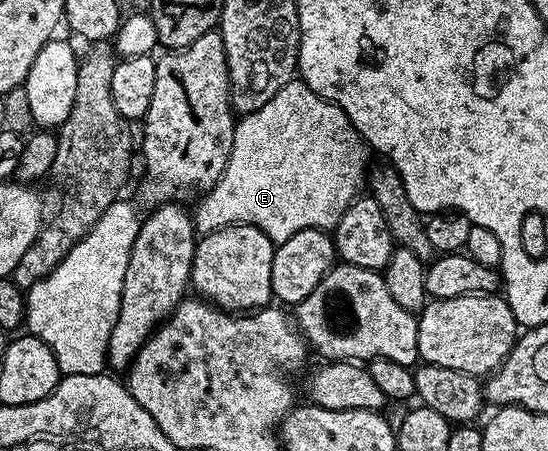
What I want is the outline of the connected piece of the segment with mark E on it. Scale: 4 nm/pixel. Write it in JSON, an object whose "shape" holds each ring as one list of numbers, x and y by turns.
{"shape":[[295,78,291,82,287,82,287,86,283,86,283,90,279,90,279,94,275,94,275,98,271,98,271,102,267,102,267,106,259,106,259,110,255,110,246,116,241,116,236,121,233,130,233,145,231,146,227,166,223,170,217,185,210,188,208,192,198,199,201,201,197,204,197,212,195,211,196,231,204,234,214,232,220,228,226,228,232,224,250,224,259,230,263,230,263,234,267,234,267,238,271,238,274,245,279,245,287,238,291,238,291,234,299,234,299,230,307,230,308,228,332,230,336,228,339,218,343,218,343,214,347,211,349,205,358,199,359,193,366,187,367,173,371,167,369,156,371,157,369,145,354,130,353,123,349,121,345,111,329,100,324,100,319,94,315,94,315,90,308,88,304,80]]}

